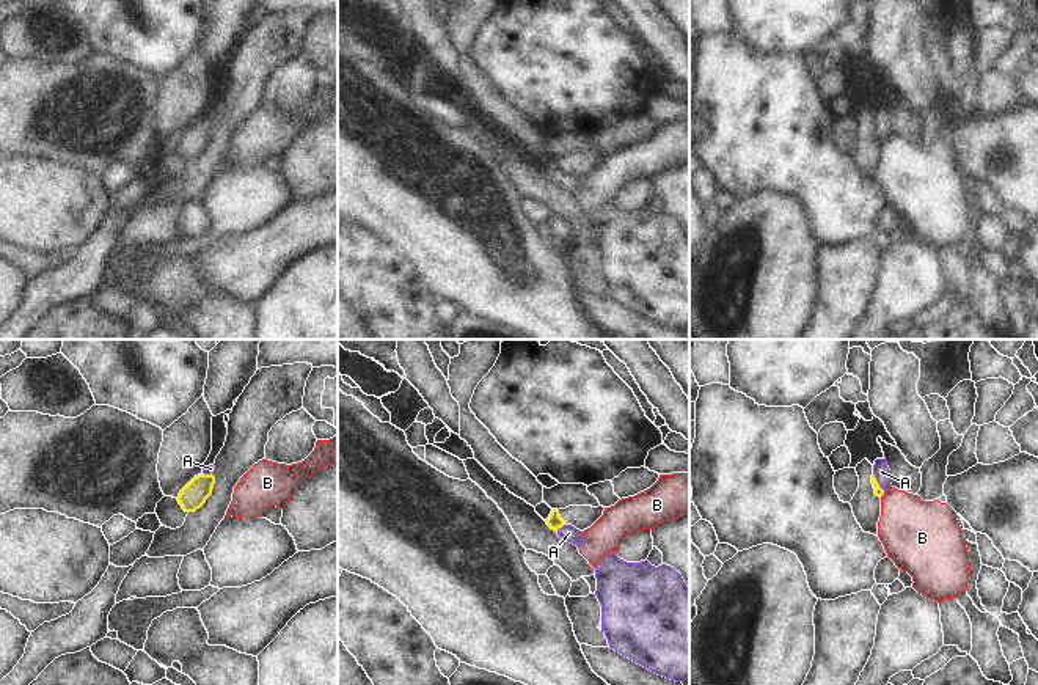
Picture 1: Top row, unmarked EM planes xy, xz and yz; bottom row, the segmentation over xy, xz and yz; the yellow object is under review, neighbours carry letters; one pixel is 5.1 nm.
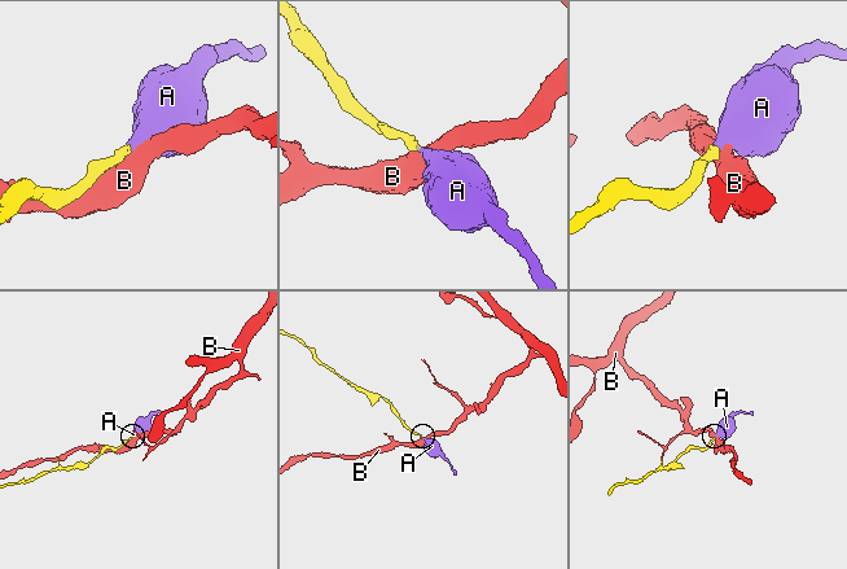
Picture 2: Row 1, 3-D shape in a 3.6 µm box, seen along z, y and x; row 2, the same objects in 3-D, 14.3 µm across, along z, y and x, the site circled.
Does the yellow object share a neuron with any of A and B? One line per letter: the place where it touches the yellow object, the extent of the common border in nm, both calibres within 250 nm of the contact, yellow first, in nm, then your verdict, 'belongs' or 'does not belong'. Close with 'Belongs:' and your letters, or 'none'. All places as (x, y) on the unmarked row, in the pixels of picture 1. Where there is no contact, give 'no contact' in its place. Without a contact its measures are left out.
A: xz (561, 175) | 70 nm | 80/90 nm | belongs
B: yz (881, 143) | 40 nm | 50/340 nm | does not belong
Belongs: A

